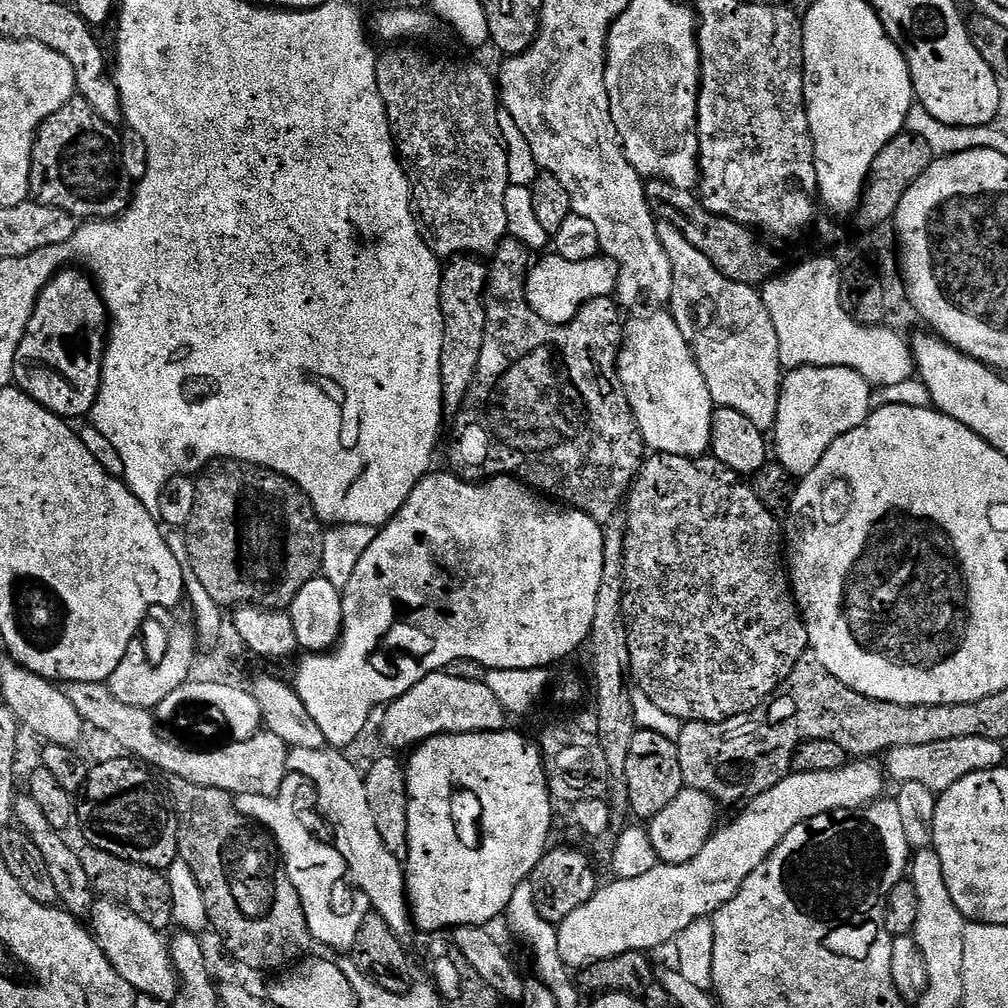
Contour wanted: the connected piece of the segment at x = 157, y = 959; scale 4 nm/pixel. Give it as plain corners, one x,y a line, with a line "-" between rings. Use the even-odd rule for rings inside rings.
112,898
95,901
91,911
94,918
94,935
108,953
112,965
130,982
137,993
156,996
160,1000
171,1001
178,992
178,973
173,965
170,948
160,941
161,933
151,928
138,914

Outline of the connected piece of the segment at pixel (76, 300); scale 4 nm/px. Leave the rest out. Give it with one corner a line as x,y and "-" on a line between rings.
68,266
57,271
47,286
40,291
36,309
32,311
12,367
15,387
61,418
87,417
91,413
93,397
100,386
100,368
104,364
104,350
110,331
108,305
104,303
104,297
98,291
95,279
87,271
72,267
76,266

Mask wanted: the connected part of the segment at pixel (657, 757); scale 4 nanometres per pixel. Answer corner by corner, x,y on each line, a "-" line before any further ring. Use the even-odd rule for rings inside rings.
637,730
634,734
630,752
628,754
628,762
622,771
623,775
628,778
628,798
632,802
633,812
641,816
641,821
650,822
658,814
662,814
662,810
666,810
666,806
670,806
670,802
674,802
674,798
678,798
678,794
684,791
686,785
682,776
682,767
678,758
679,750
676,748
677,741
672,736
663,736
660,732
644,732

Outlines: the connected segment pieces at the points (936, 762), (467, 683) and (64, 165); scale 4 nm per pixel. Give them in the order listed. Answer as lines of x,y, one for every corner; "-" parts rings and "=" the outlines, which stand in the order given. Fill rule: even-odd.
954,738
952,741
938,742
934,745
902,746
887,753
886,772
901,785
906,782
918,782
939,794
954,786
954,782
966,778
966,774
1001,767
1005,763
1004,748
1005,745
1001,741
990,738
=
451,671
432,672
418,686
414,686
402,698
402,702
393,702
387,705
388,717
384,720
384,732
388,740
396,748
408,747
415,749
425,740
434,739
435,736
453,736
463,732
498,732
505,727
506,711
502,702
494,696
494,690
488,688
487,683
479,684
466,678
453,676
=
94,109
88,111
92,124
82,128
78,134
74,134
64,148
58,154
58,168
54,172
54,176
60,178
60,186
66,190
66,206
64,210
76,217
78,214
108,214
108,222
110,222
110,214
116,217
122,215
128,208
130,203
130,184
128,188
128,172
124,169
124,156
120,153
120,136
116,133
117,129
98,115

